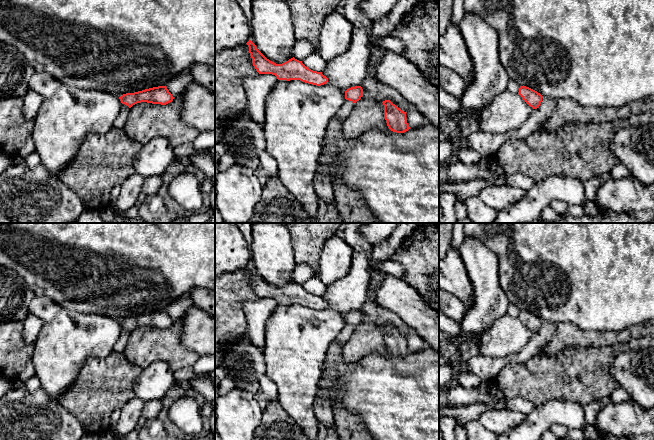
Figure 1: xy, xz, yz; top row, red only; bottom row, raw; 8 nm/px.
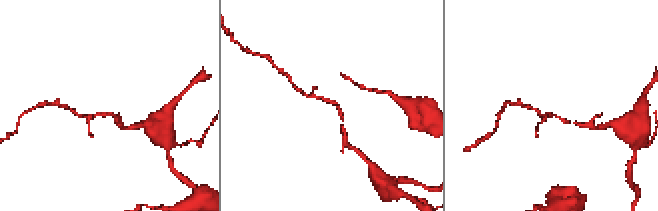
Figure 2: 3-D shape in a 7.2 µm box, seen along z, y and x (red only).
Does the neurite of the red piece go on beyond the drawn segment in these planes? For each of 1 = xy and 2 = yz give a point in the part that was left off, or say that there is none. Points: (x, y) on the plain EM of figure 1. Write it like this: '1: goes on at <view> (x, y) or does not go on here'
1: does not go on here
2: does not go on here

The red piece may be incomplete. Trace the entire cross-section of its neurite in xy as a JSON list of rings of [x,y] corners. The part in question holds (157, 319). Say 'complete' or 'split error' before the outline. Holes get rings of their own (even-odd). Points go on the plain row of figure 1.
complete; [[[158,310],[134,317],[126,317],[119,321],[122,328],[131,332],[141,326],[166,329],[173,325],[174,321],[166,310]]]

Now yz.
complete; [[[520,310],[518,318],[533,333],[539,332],[543,322],[540,317],[526,310]]]

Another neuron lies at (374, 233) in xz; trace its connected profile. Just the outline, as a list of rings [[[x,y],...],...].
[[[363,223],[361,234],[374,248],[375,245],[389,237],[397,223]]]

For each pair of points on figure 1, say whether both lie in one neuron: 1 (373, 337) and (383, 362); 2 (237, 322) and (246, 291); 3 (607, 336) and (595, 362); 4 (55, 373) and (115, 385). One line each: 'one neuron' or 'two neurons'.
1: two neurons
2: one neuron
3: two neurons
4: two neurons

